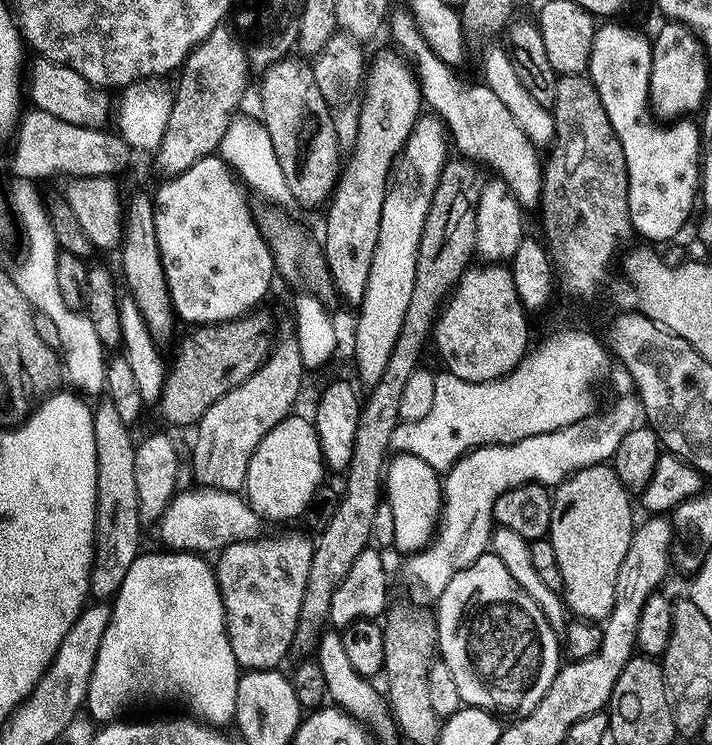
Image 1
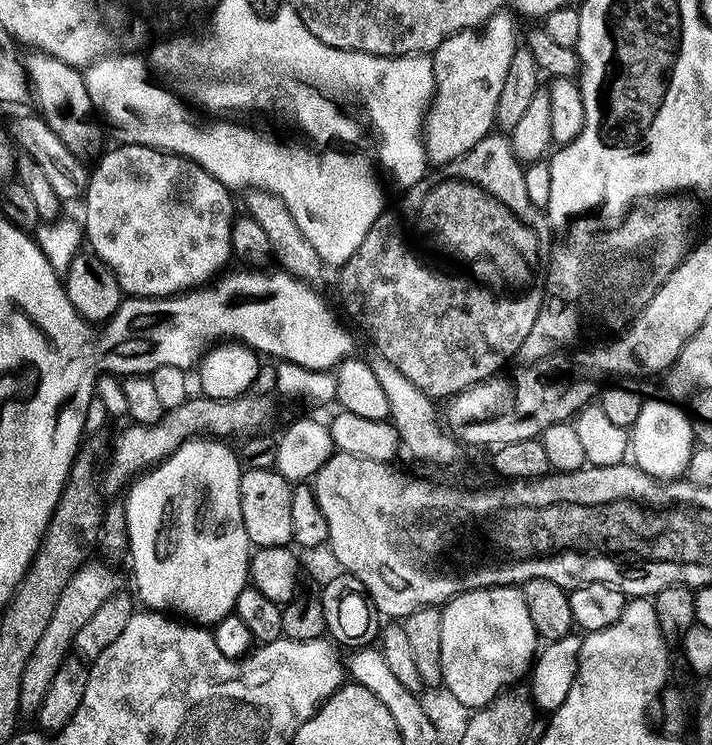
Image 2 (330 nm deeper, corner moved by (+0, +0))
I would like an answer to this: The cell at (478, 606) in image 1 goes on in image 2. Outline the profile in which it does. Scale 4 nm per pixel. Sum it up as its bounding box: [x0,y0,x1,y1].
[440,587,538,708]

